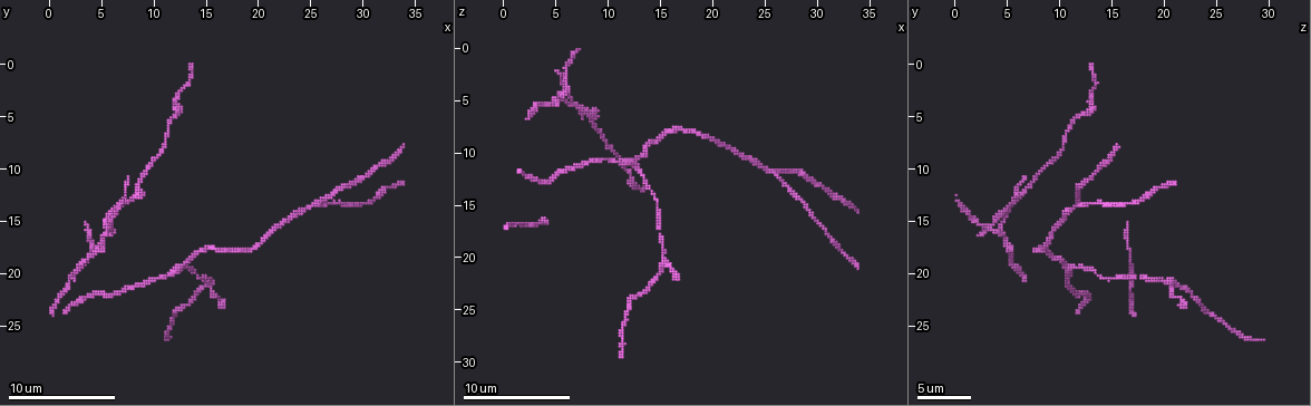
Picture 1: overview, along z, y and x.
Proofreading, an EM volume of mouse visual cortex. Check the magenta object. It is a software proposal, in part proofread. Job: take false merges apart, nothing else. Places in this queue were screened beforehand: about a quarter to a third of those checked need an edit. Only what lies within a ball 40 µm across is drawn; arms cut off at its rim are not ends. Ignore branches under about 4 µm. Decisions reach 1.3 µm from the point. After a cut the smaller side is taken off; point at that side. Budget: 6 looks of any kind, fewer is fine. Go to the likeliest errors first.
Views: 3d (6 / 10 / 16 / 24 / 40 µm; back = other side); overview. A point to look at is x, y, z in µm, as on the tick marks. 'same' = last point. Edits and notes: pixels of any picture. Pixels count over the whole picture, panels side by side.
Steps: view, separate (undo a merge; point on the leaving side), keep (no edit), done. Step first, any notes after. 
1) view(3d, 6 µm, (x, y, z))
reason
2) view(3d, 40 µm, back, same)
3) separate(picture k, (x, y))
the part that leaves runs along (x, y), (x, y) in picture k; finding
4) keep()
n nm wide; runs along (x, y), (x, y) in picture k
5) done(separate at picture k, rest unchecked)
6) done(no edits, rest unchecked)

view(3d, 6 µm, (25.8, 13.6, 12.2))
side arm on a straight run

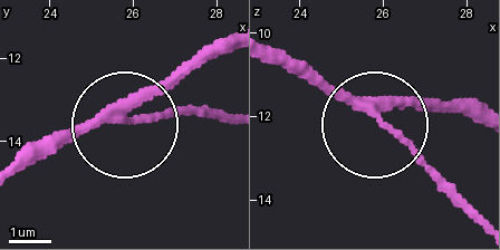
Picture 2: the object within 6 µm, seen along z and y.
keep()
3 arms; runs along (276, 55), (378, 119), (443, 105) in picture 2; continuous, no second neuron

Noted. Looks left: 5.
view(3d, 10 µm, (12.6, 19.4, 10.8))
three-way junction

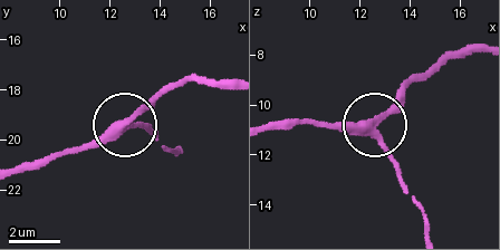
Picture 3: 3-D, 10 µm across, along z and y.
view(3d, 6 µm, (12.6, 19.3, 10.9))
zoom in

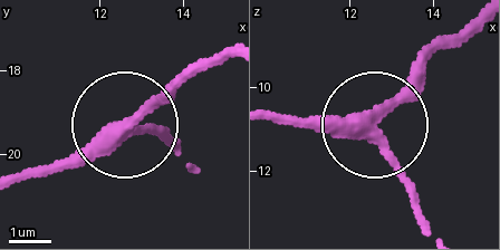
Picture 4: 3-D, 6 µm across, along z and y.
keep()
side arm 24 µm; runs along (21, 181), (74, 166), (127, 121), (166, 131) in picture 4; continuous, no second neuron

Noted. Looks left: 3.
view(3d, 10 µm, (11.8, 24.4, 24.8))
calibre changes

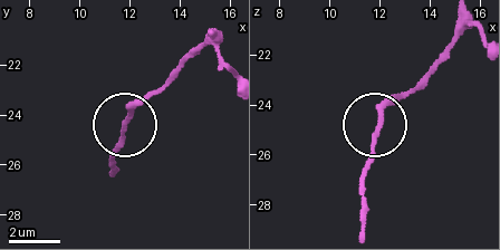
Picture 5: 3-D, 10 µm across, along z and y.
view(3d, 10 µm, back, (12.0, 24.0, 24.8))

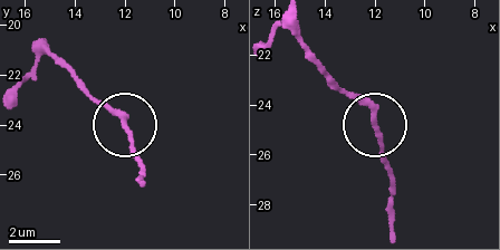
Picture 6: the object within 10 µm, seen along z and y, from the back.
keep()
190 nm wide; runs along (294, 20), (313, 58), (373, 116), (387, 165) in picture 6; all the same neuron

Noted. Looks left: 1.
done(no edits, rest unchecked)

